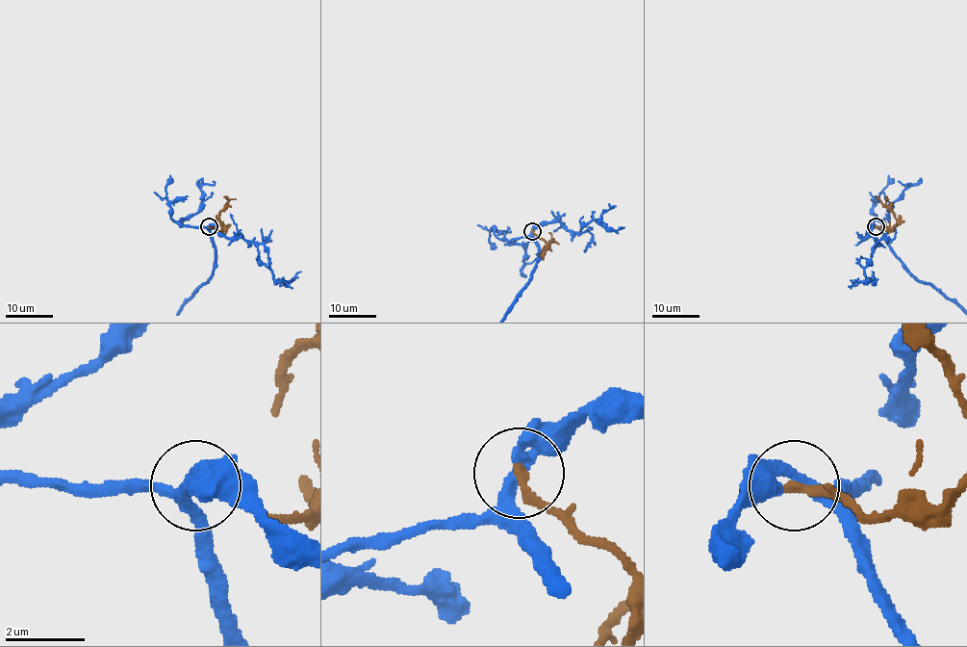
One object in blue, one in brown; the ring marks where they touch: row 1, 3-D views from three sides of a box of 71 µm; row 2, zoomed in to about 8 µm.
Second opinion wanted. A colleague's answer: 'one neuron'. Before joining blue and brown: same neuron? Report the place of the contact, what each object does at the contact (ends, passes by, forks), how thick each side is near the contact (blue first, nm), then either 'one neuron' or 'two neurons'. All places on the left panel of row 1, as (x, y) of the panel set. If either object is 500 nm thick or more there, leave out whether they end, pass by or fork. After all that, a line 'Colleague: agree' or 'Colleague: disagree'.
at (209, 226); blue passes by; brown ends there; 300 nm thick on the blue side, 240 nm on the other; one neuron
Colleague: agree

